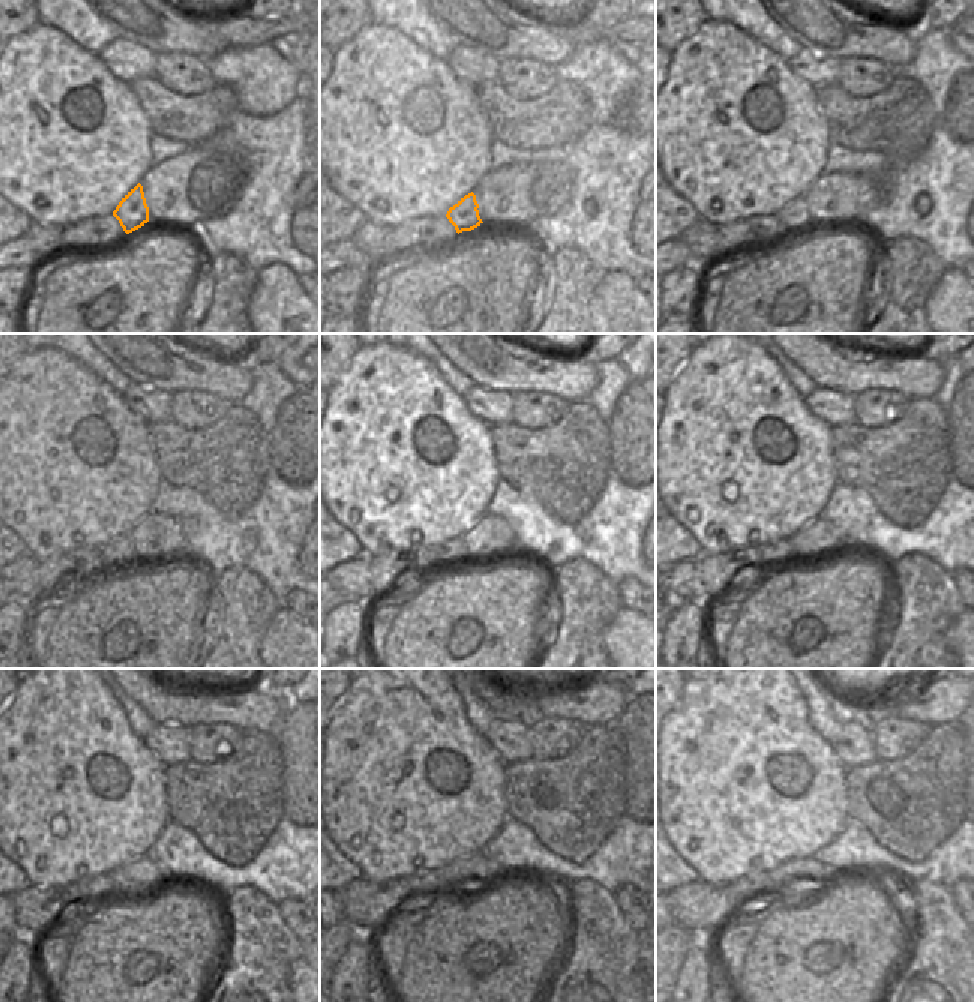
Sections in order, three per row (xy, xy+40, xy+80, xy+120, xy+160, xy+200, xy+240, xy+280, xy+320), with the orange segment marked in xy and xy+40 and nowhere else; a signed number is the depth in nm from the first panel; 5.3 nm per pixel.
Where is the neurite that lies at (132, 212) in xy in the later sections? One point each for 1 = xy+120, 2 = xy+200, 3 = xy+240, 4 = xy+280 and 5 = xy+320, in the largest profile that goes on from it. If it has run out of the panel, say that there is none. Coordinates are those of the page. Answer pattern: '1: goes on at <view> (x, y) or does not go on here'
1: goes on at xy+120 (120, 549)
2: goes on at xy+200 (778, 552)
3: goes on at xy+240 (104, 885)
4: goes on at xy+280 (435, 881)
5: goes on at xy+320 (749, 885)

